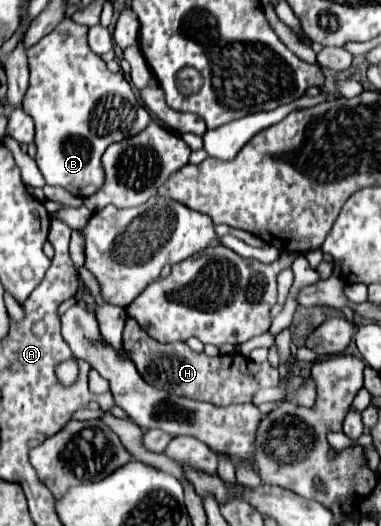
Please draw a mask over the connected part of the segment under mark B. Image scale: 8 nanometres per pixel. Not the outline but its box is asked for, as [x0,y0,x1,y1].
[22,19,150,197]

